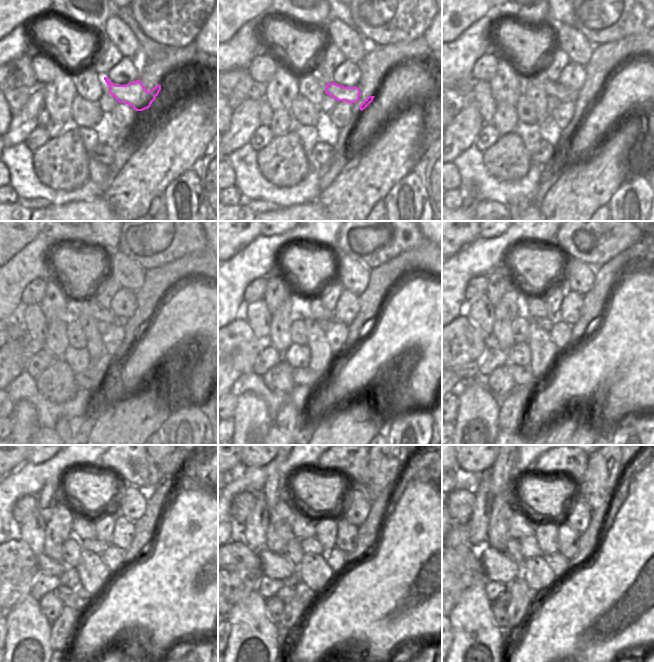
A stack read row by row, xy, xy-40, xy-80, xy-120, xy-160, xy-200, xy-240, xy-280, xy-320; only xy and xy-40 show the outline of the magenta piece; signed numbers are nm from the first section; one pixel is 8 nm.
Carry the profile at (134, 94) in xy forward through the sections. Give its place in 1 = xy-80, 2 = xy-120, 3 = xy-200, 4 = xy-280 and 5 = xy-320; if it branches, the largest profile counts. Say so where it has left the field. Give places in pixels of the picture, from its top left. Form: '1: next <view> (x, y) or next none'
1: next xy-80 (553, 88)
2: next xy-120 (91, 306)
3: next xy-200 (534, 305)
4: next xy-280 (303, 527)
5: next xy-320 (521, 525)

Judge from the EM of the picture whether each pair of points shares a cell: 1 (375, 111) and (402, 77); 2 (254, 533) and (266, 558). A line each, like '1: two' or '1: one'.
1: one
2: two

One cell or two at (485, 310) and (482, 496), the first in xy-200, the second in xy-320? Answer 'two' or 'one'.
one

